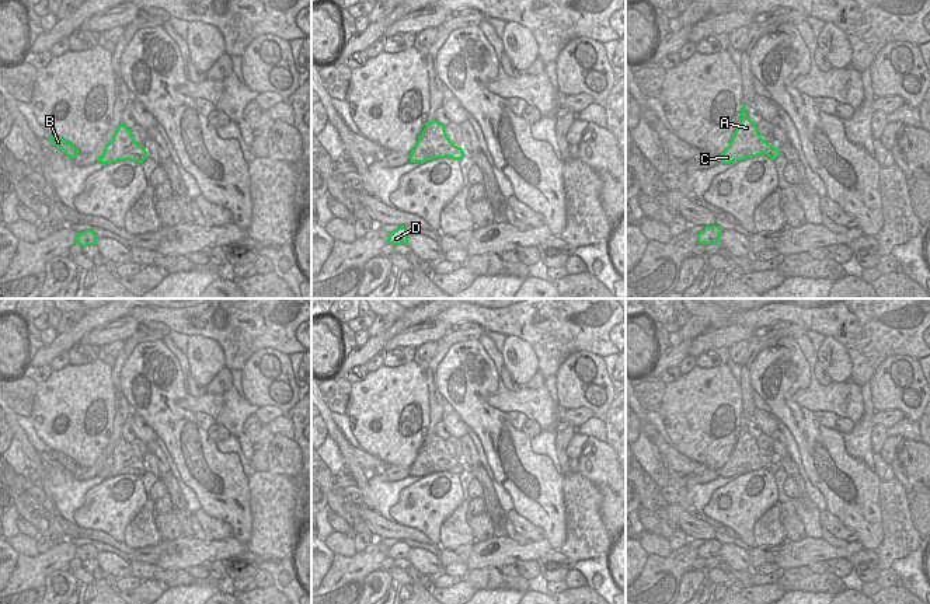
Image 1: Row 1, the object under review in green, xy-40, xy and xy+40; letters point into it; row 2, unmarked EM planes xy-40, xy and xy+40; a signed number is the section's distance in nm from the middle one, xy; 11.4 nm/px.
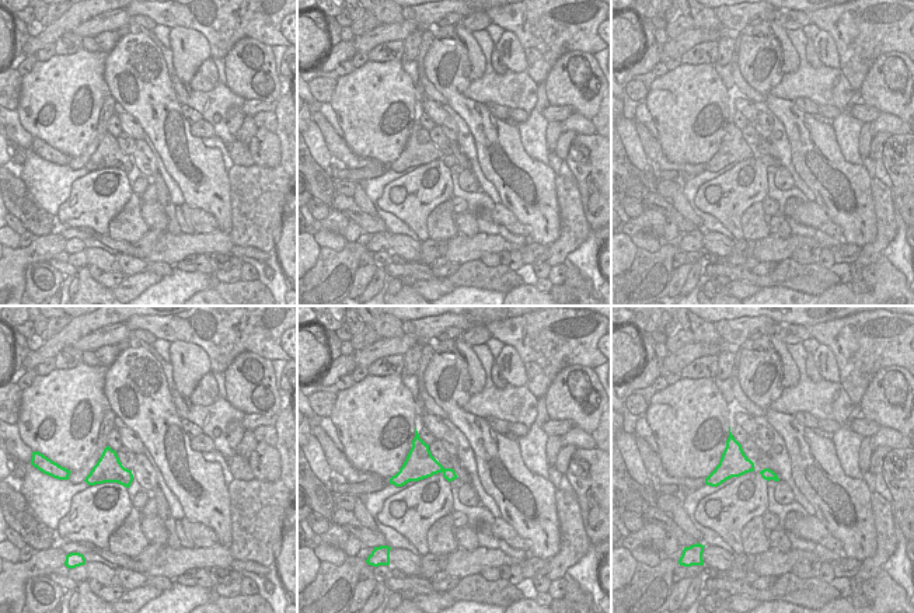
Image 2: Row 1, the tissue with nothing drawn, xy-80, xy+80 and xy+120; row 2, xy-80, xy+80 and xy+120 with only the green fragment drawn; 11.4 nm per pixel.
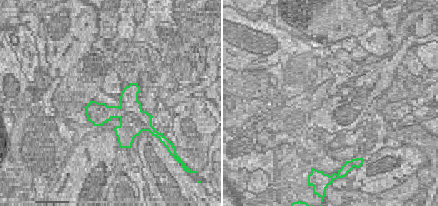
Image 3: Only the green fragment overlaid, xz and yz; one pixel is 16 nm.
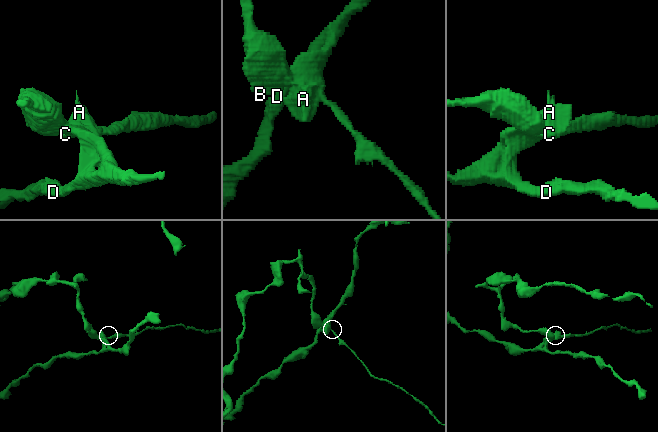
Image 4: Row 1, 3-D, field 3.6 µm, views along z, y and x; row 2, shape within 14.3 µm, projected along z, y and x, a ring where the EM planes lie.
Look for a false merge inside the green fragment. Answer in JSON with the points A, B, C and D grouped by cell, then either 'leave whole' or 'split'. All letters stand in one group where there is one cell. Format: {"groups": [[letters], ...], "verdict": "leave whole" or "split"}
{"groups": [["A", "C", "D"], ["B"]], "verdict": "split"}

